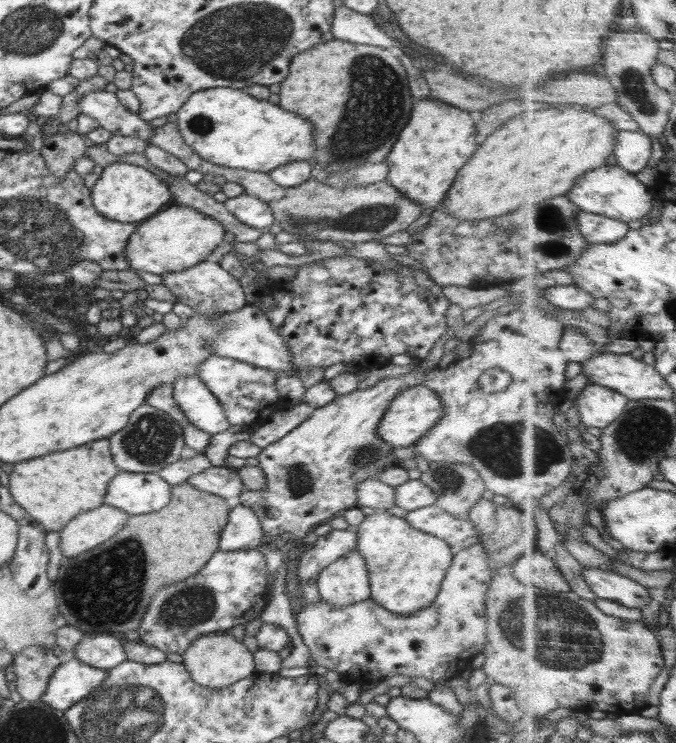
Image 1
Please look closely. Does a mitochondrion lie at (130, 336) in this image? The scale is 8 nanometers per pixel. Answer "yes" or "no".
no

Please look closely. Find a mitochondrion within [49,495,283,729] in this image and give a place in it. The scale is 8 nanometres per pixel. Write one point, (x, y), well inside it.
(111, 583)

